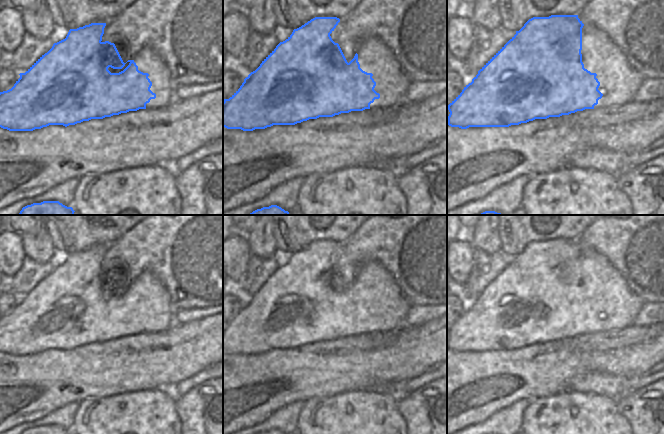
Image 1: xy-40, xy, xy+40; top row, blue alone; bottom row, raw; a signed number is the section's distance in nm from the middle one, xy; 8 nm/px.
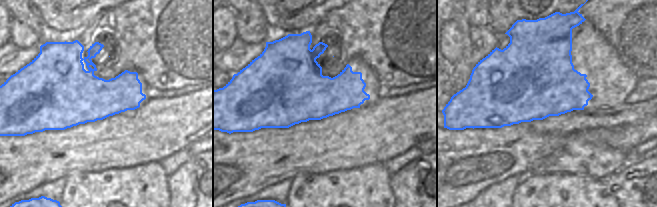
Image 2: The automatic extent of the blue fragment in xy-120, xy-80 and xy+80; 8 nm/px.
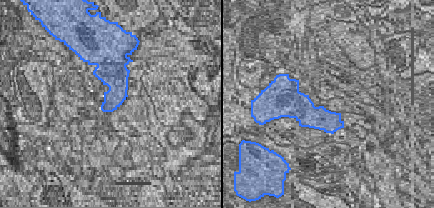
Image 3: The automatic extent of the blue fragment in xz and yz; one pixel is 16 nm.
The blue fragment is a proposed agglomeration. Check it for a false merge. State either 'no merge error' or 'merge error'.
no merge error

